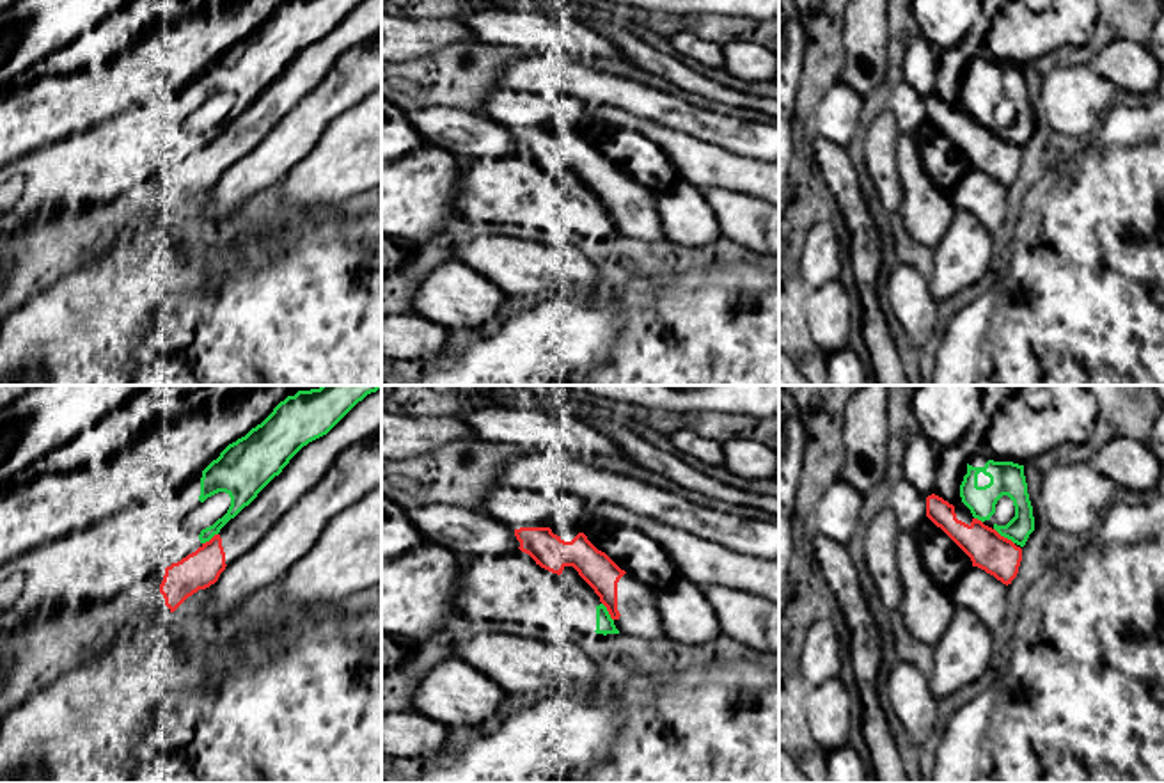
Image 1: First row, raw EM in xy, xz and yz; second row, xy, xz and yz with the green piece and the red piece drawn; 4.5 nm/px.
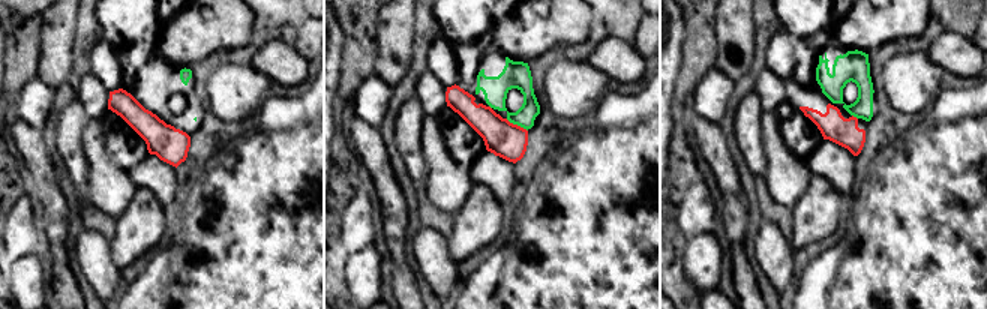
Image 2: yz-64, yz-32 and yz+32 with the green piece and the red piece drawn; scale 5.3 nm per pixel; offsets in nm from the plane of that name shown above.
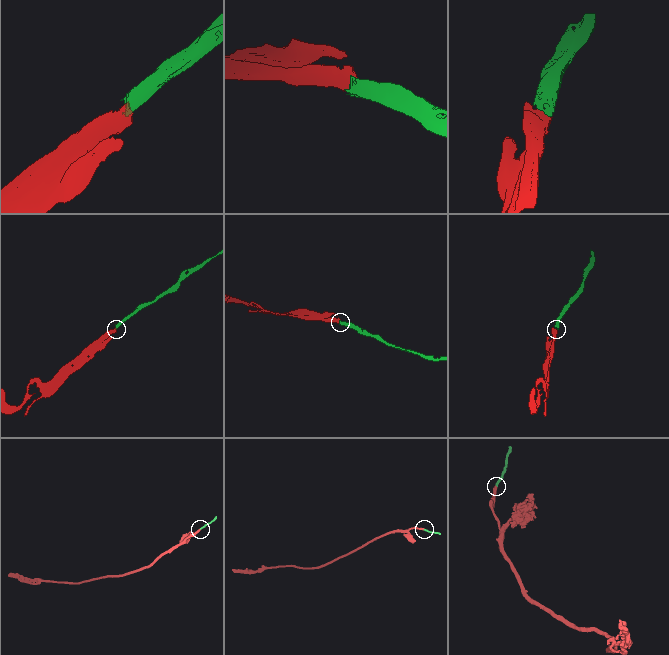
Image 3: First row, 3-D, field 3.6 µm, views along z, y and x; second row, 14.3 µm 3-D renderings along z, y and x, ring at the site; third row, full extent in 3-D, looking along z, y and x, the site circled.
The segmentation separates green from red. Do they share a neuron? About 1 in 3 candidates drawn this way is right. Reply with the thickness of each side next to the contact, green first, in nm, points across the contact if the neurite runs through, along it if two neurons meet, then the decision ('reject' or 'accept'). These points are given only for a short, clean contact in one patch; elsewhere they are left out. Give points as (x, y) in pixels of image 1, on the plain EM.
130 nm thick on the green side, 180 nm on the other; border along yz (994, 130), (1014, 146); reject

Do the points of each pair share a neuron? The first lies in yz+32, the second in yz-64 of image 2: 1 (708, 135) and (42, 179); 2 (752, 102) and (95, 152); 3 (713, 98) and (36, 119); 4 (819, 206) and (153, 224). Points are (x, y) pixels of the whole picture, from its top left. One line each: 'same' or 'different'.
1: same
2: different
3: same
4: same

